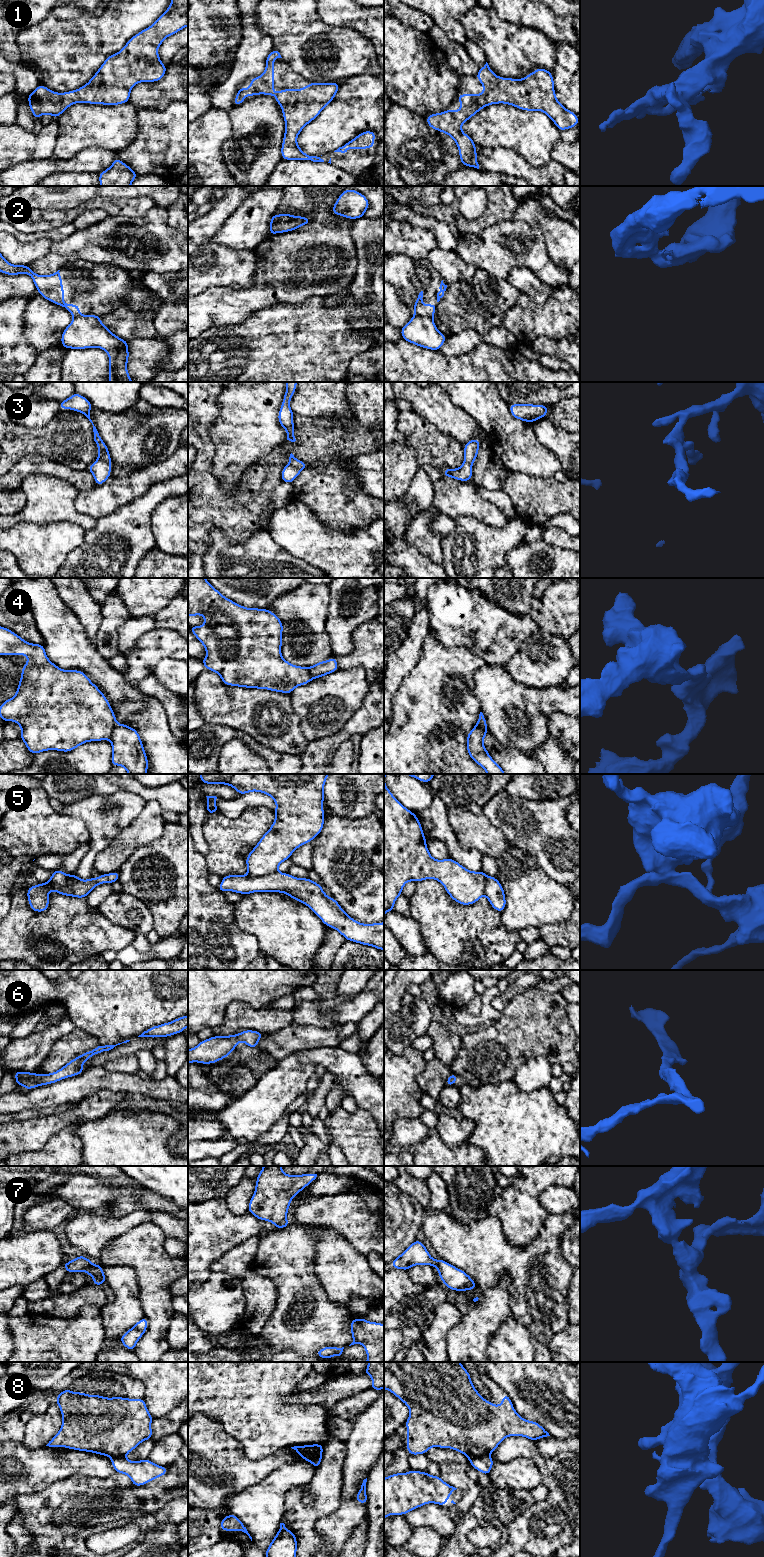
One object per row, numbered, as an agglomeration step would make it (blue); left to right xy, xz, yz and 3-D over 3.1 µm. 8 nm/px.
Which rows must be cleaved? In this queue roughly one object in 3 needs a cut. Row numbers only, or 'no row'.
2, 4, 5, 8

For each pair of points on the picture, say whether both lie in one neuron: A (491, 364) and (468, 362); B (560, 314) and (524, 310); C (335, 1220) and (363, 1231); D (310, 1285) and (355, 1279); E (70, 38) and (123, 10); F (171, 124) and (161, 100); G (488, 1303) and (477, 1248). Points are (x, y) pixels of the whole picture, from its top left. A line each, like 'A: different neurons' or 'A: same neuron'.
A: same neuron
B: same neuron
C: same neuron
D: different neurons
E: same neuron
F: different neurons
G: different neurons

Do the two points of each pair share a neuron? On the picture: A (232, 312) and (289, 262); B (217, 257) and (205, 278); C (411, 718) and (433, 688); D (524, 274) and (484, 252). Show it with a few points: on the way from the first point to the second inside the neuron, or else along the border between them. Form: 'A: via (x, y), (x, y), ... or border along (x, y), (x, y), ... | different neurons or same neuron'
A: via (246, 299), (275, 272) | same neuron
B: via (212, 262), (205, 269), (205, 273) | same neuron
C: via (418, 711), (433, 695) | same neuron
D: border along (535, 274), (525, 267), (514, 266), (505, 278) | different neurons

